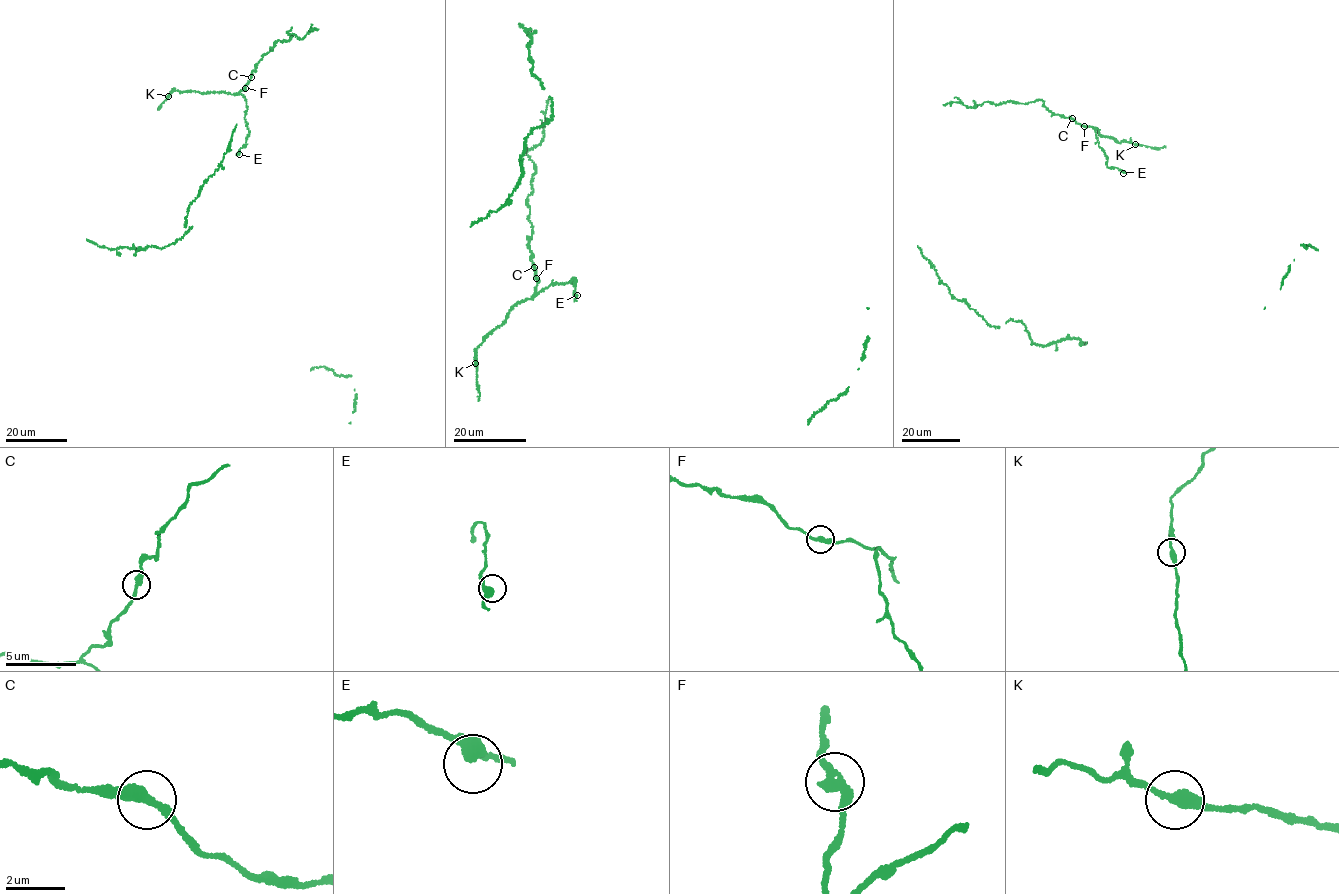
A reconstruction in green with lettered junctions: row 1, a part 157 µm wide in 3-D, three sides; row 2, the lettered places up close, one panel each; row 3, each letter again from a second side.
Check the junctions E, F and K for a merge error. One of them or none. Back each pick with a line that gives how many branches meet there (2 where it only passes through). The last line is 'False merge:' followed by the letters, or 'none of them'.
False merge: none of them

